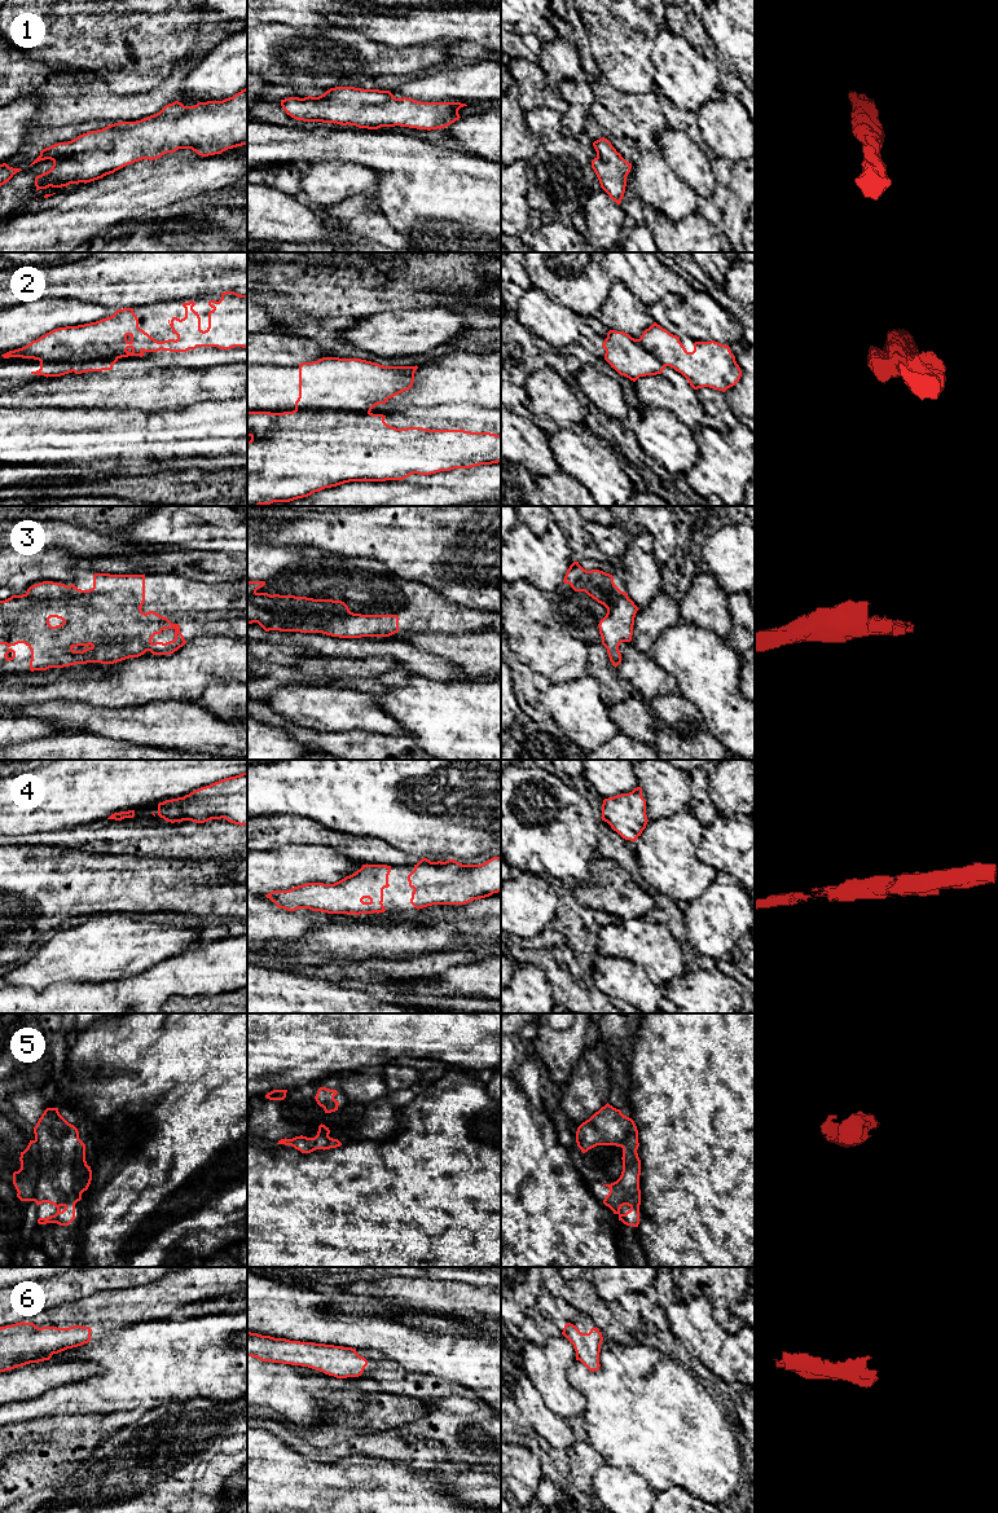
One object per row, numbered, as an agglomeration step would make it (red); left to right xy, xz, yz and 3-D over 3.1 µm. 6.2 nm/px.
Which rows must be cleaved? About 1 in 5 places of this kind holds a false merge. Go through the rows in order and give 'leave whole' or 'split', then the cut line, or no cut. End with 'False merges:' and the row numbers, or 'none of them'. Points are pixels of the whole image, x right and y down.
1: leave whole; cut none
2: split; cut xy (117, 357), (45, 360), (40, 363)
3: leave whole; cut none
4: leave whole; cut none
5: leave whole; cut none
6: leave whole; cut none
False merges: 2

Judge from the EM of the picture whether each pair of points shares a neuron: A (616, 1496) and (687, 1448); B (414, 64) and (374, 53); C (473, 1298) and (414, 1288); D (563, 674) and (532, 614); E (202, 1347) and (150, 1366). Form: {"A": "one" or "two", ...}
{"A": "two", "B": "one", "C": "one", "D": "one", "E": "one"}

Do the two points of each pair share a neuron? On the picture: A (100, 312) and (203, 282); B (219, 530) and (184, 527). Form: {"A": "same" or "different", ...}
{"A": "different", "B": "same"}

